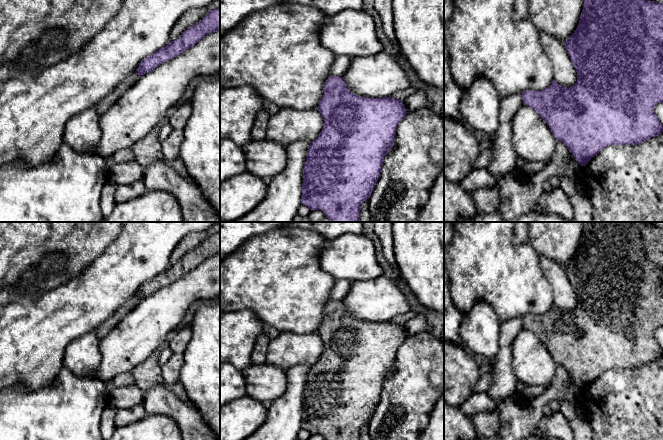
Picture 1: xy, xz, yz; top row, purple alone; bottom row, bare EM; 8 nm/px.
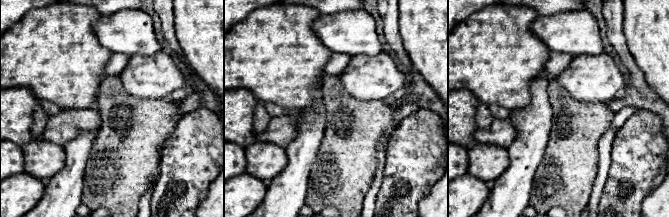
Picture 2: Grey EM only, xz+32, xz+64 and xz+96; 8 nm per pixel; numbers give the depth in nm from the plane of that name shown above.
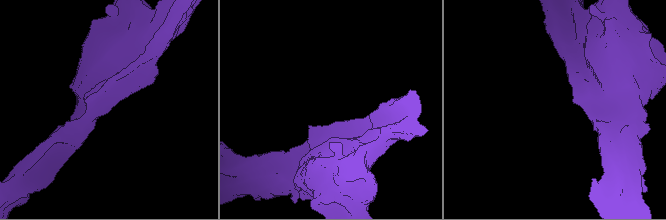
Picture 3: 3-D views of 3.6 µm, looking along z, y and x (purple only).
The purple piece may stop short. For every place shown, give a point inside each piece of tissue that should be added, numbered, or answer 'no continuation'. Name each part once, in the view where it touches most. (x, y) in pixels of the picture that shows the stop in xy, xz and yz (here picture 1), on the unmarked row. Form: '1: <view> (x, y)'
no continuation

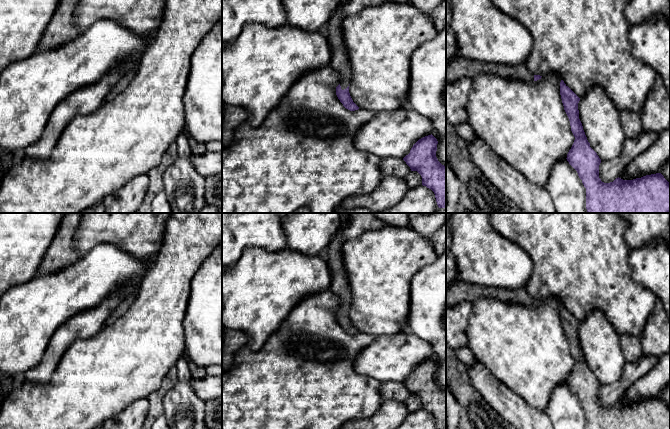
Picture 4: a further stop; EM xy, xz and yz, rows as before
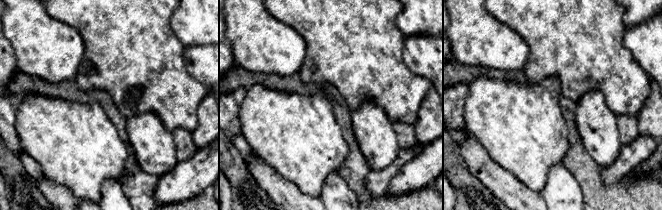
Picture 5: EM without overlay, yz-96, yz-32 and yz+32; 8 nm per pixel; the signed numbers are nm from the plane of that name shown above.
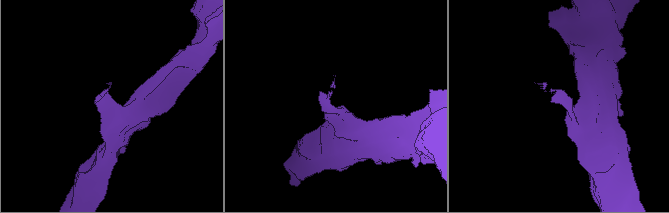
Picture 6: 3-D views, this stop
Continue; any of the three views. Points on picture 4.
1: xz (339, 285)

